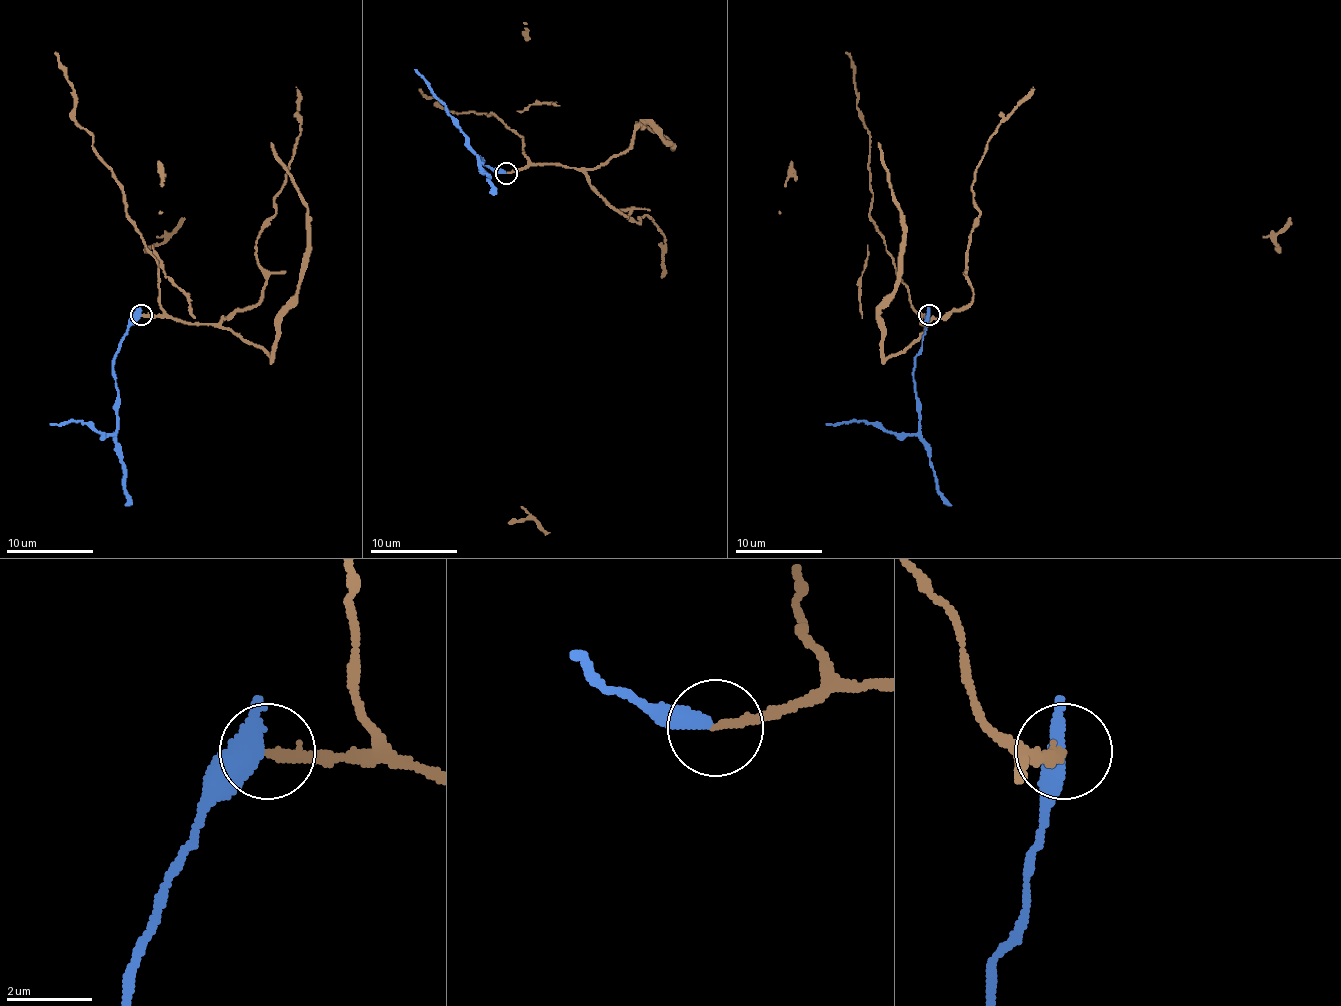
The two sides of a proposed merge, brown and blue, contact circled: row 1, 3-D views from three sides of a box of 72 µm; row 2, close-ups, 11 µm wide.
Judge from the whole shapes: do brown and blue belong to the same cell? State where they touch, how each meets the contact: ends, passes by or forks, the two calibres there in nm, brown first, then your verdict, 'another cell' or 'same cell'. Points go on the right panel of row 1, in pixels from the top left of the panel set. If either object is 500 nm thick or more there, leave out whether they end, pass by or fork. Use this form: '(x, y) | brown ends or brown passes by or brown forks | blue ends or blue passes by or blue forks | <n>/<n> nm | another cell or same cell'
(929, 314) | brown ends | blue passes by | 220/400 nm | another cell

